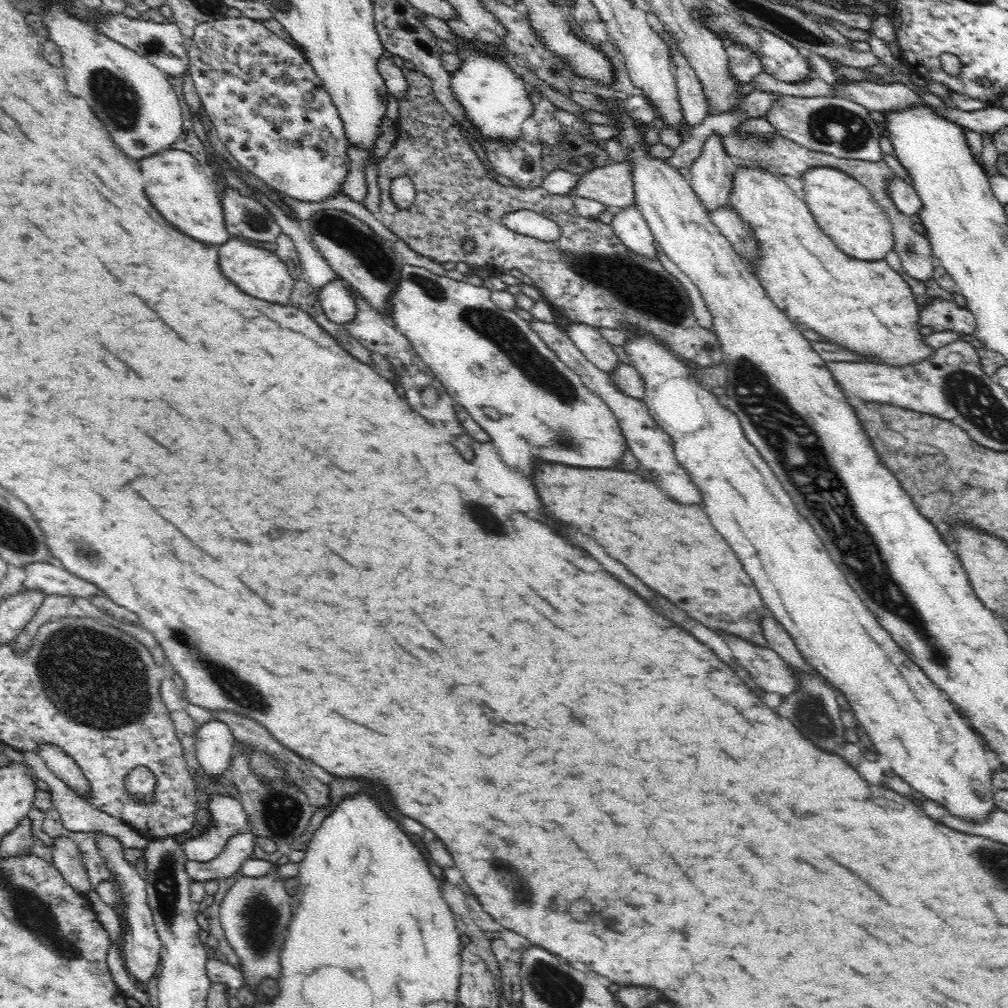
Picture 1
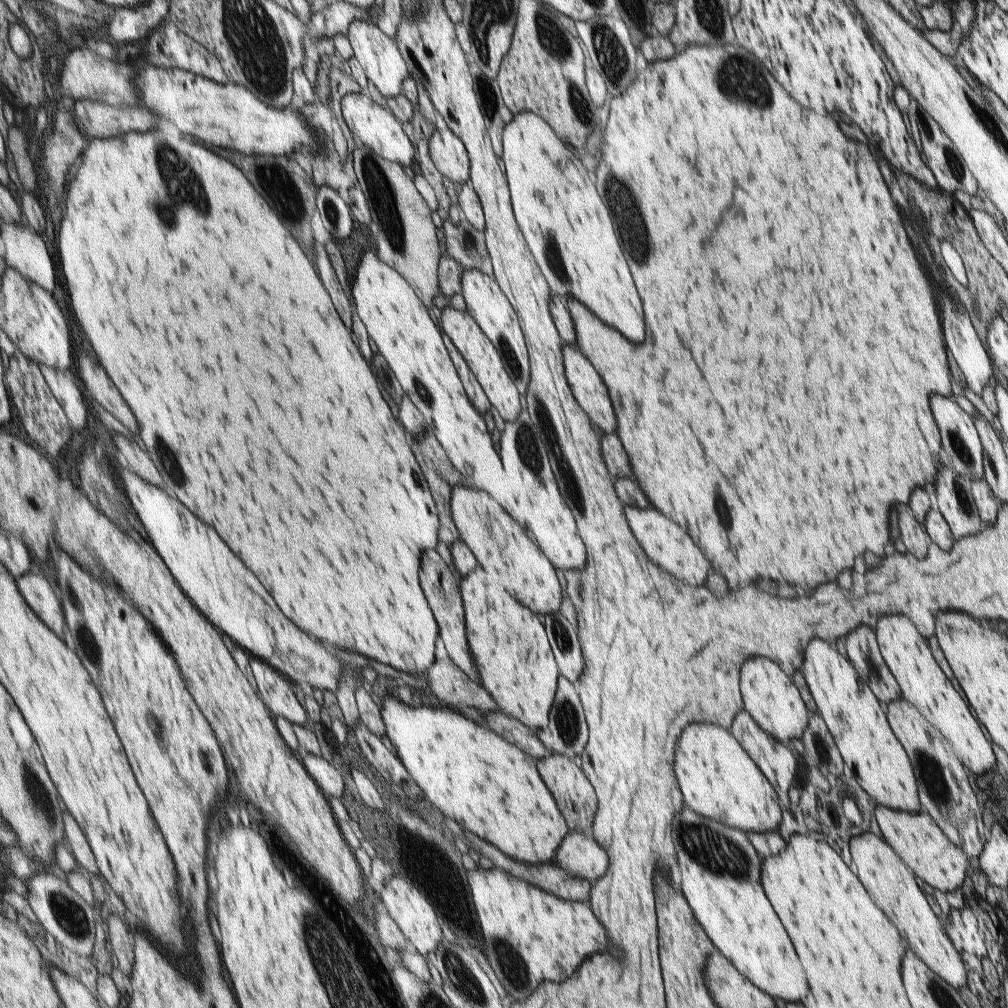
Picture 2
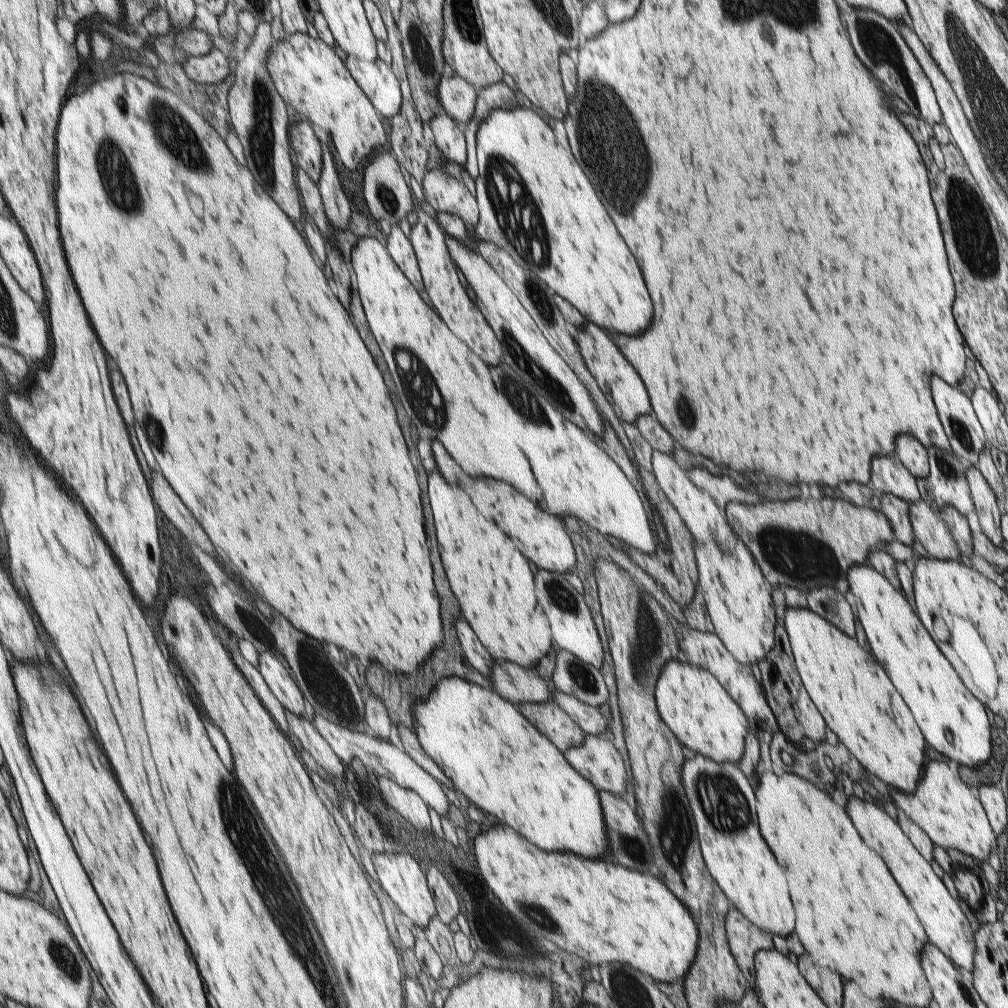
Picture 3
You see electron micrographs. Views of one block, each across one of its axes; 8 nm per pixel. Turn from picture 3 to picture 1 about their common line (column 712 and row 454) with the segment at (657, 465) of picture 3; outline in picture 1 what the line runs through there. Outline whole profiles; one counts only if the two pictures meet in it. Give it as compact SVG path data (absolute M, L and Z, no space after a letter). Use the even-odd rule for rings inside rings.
M408 266L408 276L402 276L400 282L394 286L392 296L389 300L388 319L413 346L413 350L420 355L421 360L428 366L436 380L440 381L446 392L454 398L458 405L462 405L470 417L479 424L481 429L490 436L490 444L497 449L500 459L510 468L522 471L524 475L532 477L535 465L540 461L554 460L556 463L565 464L566 466L580 467L611 467L620 470L620 458L625 451L630 450L627 444L627 438L621 430L616 415L612 409L596 393L588 390L582 379L571 368L568 368L557 356L554 351L536 334L535 330L529 325L529 318L523 318L521 315L514 313L512 310L503 309L490 299L490 289L486 287L476 287L463 281L452 280L446 276L436 276L424 268Z

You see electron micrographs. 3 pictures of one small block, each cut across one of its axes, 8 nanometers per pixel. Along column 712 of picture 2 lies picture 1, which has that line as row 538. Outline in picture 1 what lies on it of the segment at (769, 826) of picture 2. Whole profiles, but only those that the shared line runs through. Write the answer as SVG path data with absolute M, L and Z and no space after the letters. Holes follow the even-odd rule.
M634 334L632 336L632 344L626 350L626 355L630 358L630 364L632 367L642 375L644 379L644 398L642 401L648 405L650 409L650 415L654 418L654 421L670 436L670 442L673 444L674 453L676 459L680 461L680 464L688 475L692 478L694 485L702 493L702 506L704 506L704 512L708 514L708 518L714 522L716 530L728 540L728 544L732 546L732 551L738 556L740 564L744 567L744 570L748 573L748 576L752 579L756 589L760 593L761 600L765 606L770 609L770 612L774 615L774 618L780 622L780 624L790 633L792 639L796 643L796 646L800 649L800 652L804 655L804 658L808 661L808 664L816 669L819 674L831 683L833 688L842 693L844 698L849 704L849 710L854 713L857 718L858 724L864 728L866 734L872 740L873 745L876 748L876 752L880 754L887 768L890 768L902 776L902 778L910 784L911 788L921 792L925 798L934 800L944 808L948 809L952 815L966 821L981 821L985 819L990 812L996 809L996 803L992 799L992 792L994 787L992 784L993 771L986 760L986 749L984 745L980 743L980 739L976 737L976 733L972 730L972 727L968 723L968 719L958 711L956 706L949 700L947 694L937 687L933 683L929 676L916 664L908 655L900 648L900 645L894 641L890 636L890 633L880 626L880 623L874 617L874 613L870 613L870 609L866 607L862 598L858 596L858 593L854 593L854 589L850 587L848 581L845 580L845 574L842 573L840 567L836 566L836 563L832 561L828 550L824 550L824 544L822 540L818 538L818 534L812 528L812 525L800 514L800 511L796 508L792 497L783 490L781 483L777 481L776 474L770 469L770 465L761 457L758 451L753 447L751 442L747 439L744 430L742 429L740 420L736 415L728 408L722 407L718 403L716 395L713 395L711 391L708 391L700 384L700 381L693 375L692 368L686 368L678 356L674 354L667 346L663 345L663 342L659 342L659 339L652 340L652 338L638 338Z

